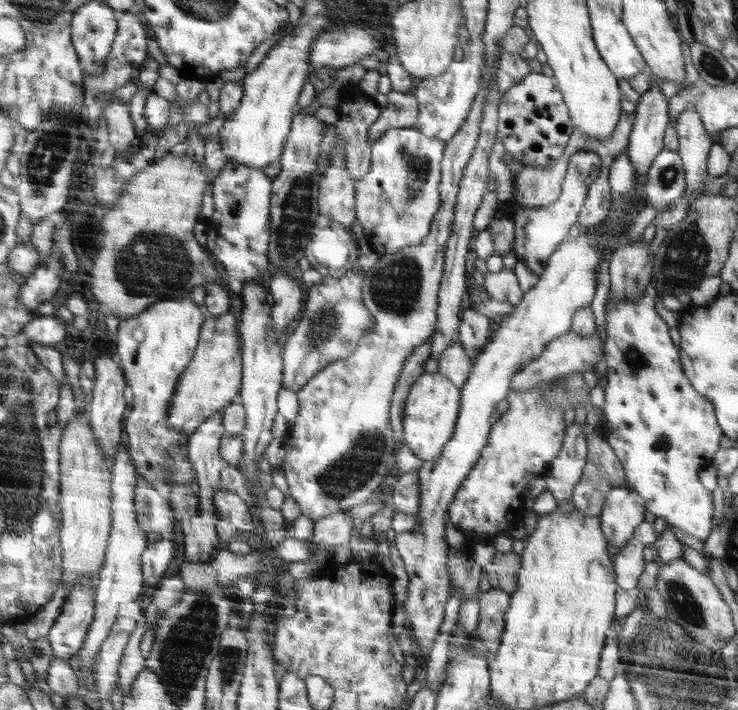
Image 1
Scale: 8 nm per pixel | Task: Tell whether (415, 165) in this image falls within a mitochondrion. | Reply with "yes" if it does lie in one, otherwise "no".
yes

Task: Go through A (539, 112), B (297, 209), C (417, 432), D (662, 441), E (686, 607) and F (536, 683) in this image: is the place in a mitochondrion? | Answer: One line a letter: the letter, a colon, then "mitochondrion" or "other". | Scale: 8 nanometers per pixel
A: other
B: mitochondrion
C: other
D: mitochondrion
E: mitochondrion
F: other

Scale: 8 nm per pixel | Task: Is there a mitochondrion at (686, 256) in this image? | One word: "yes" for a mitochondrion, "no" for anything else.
yes

